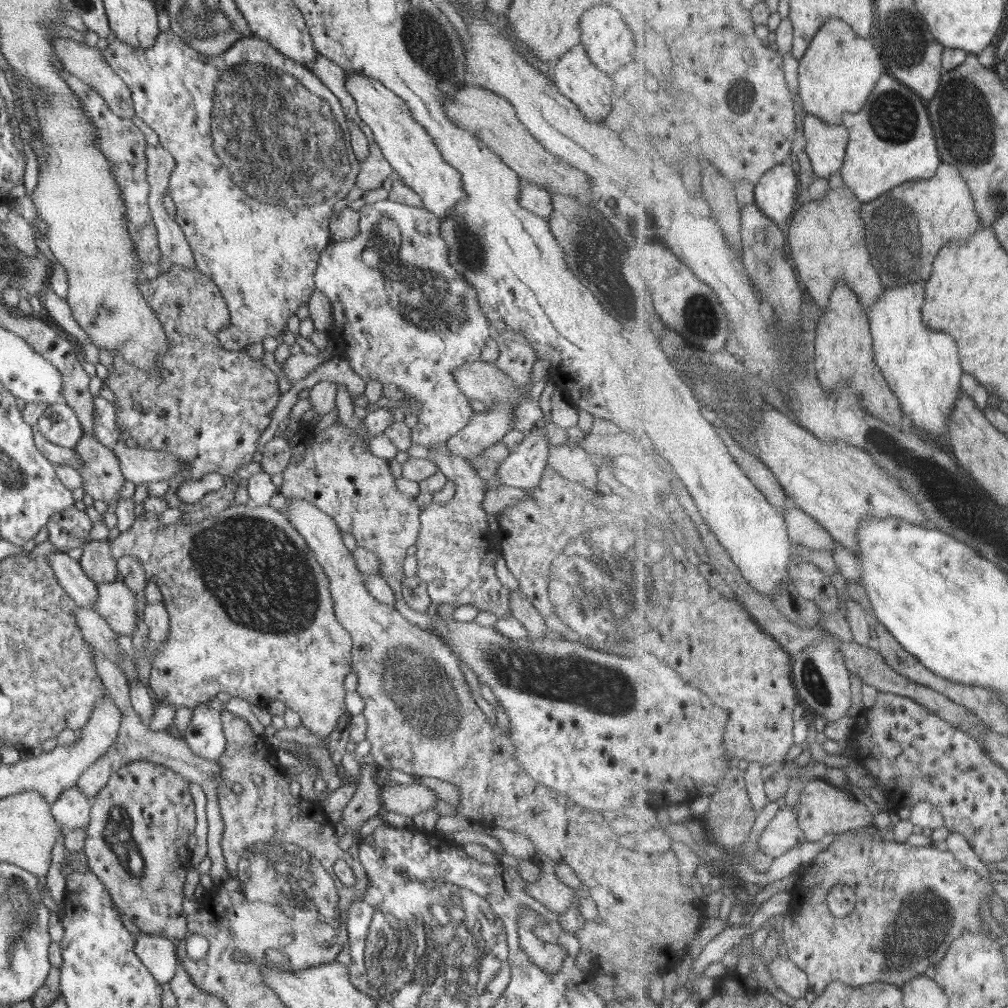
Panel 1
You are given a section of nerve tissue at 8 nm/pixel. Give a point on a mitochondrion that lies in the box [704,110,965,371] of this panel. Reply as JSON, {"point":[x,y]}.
{"point":[894,222]}

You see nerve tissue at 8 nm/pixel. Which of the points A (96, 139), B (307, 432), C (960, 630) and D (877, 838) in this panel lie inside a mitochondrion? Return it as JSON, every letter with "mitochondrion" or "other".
{"A":"other","B":"other","C":"other","D":"other"}

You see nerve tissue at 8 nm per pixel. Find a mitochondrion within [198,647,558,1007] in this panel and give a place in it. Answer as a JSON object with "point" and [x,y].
{"point":[294,873]}

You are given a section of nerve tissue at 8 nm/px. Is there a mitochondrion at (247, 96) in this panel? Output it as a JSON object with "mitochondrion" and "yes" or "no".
{"mitochondrion":"yes"}

